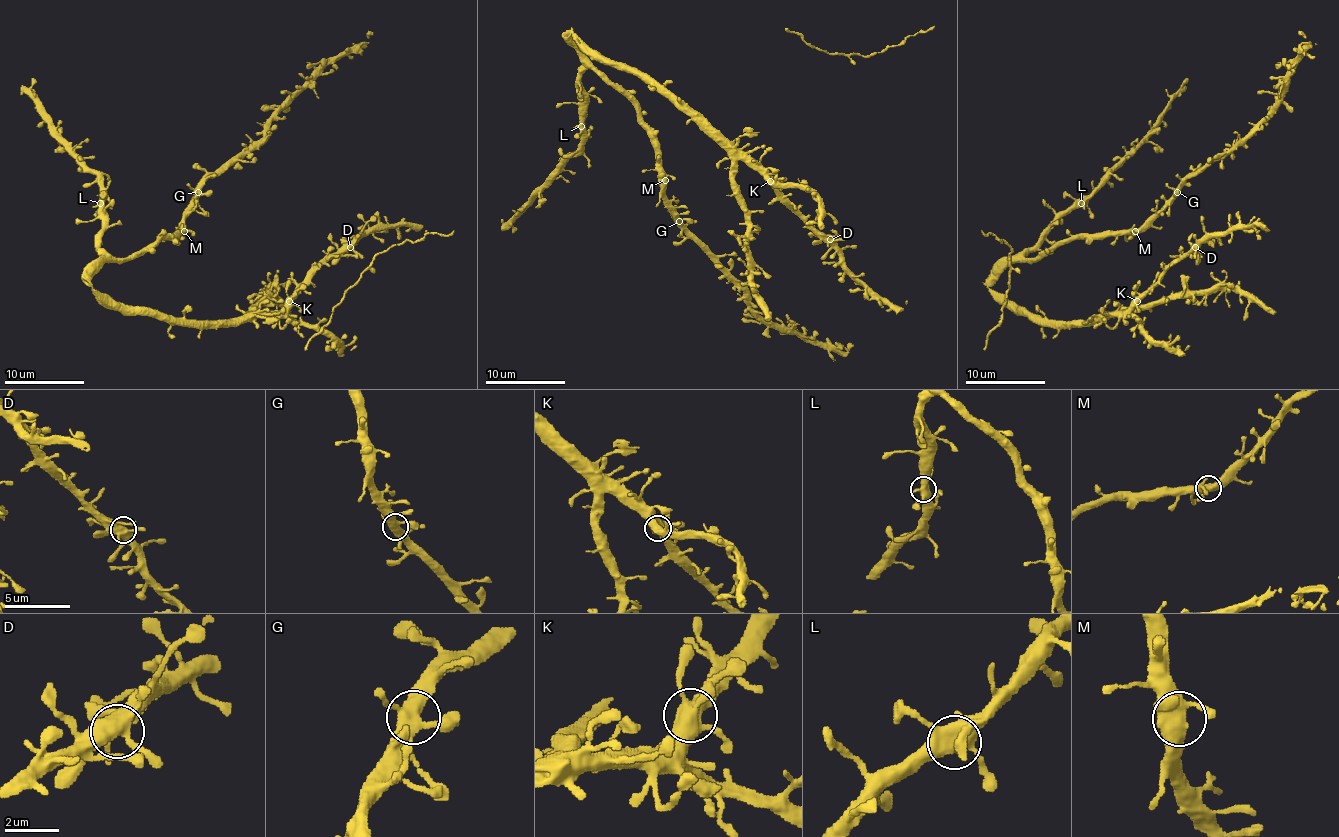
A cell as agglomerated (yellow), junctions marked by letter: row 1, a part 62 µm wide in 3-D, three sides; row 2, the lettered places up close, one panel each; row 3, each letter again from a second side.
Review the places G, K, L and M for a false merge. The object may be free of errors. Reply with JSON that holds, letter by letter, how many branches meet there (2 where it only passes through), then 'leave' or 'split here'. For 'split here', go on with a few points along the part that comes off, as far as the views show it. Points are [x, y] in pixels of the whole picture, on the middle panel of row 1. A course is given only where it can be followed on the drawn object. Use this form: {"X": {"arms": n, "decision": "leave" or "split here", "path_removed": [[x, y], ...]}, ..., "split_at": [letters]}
{"G": {"arms": 4, "decision": "leave"}, "K": {"arms": 4, "decision": "leave"}, "L": {"arms": 4, "decision": "leave"}, "M": {"arms": 4, "decision": "leave"}, "split_at": []}

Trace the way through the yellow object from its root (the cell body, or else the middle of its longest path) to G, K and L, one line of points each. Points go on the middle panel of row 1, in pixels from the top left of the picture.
G: (573, 42), (633, 104), (639, 124), (647, 132), (655, 150), (663, 199), (679, 221)
K: (573, 42), (573, 34), (609, 60), (637, 68), (653, 78), (726, 138), (770, 182)
L: (573, 42), (583, 64), (581, 126)

